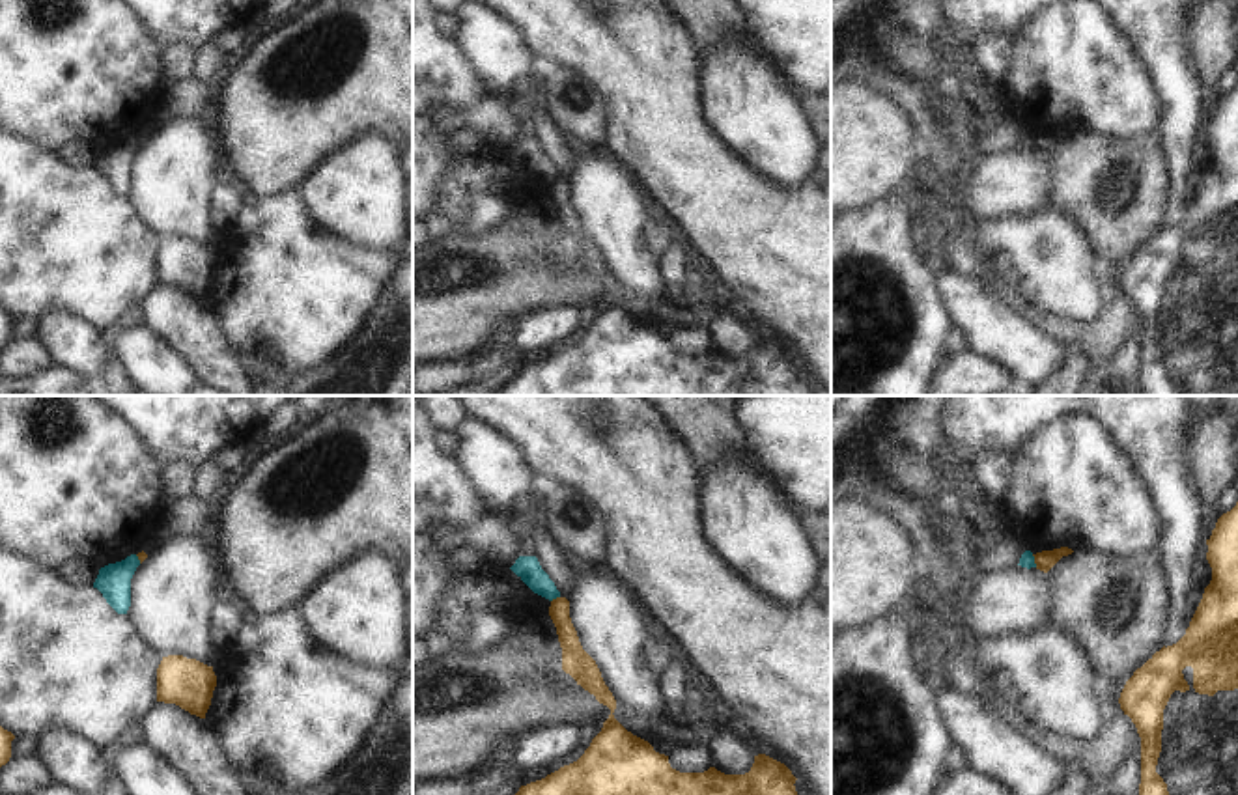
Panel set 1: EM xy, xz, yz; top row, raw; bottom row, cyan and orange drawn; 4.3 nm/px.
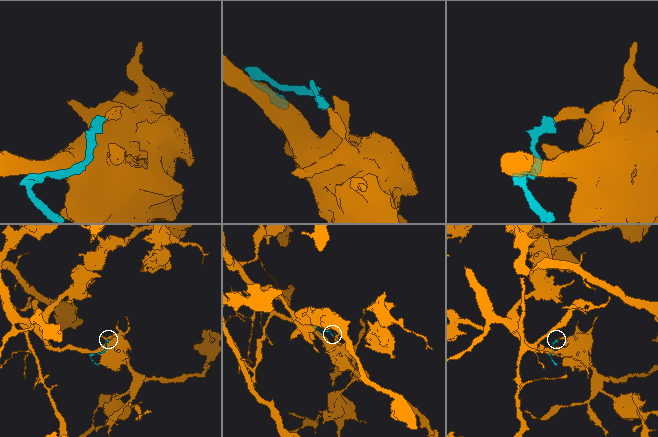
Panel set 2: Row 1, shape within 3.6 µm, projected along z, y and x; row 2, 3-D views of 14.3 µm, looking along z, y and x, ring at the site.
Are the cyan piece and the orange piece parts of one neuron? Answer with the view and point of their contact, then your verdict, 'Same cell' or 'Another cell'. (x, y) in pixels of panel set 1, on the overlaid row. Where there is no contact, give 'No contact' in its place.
Touches cyan at yz (1033, 560). Another cell

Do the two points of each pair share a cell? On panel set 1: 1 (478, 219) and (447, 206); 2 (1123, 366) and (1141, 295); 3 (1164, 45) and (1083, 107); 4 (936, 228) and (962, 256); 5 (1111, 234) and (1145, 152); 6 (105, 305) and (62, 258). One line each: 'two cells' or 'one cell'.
1: one cell
2: two cells
3: two cells
4: one cell
5: one cell
6: one cell

